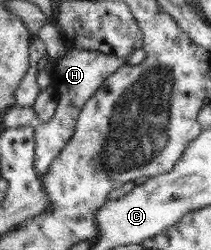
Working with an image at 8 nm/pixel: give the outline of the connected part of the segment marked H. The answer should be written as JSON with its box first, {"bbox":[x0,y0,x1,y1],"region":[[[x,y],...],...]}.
{"bbox":[35,48,128,175],"region":[[[69,48],[68,52],[54,62],[52,87],[55,89],[57,107],[49,122],[35,123],[35,169],[40,175],[48,172],[52,161],[59,156],[61,149],[75,132],[79,112],[91,96],[105,83],[105,79],[121,66],[127,64],[128,58],[120,60],[117,56],[110,56],[95,50]]]}

